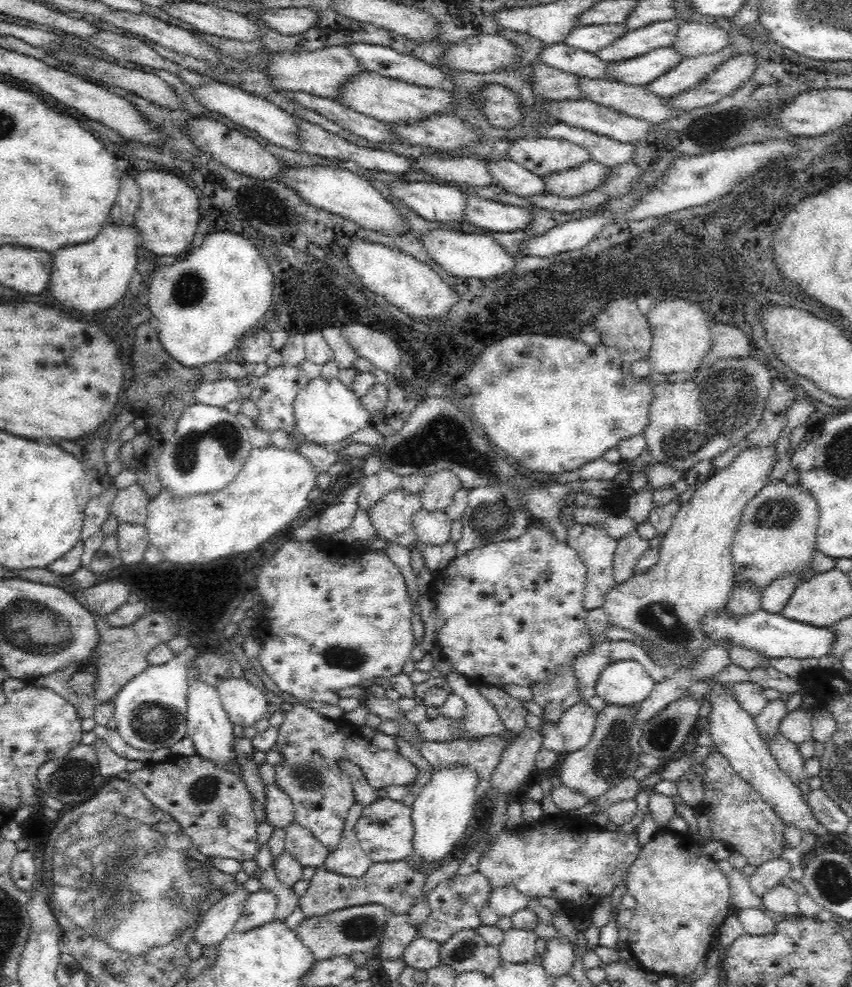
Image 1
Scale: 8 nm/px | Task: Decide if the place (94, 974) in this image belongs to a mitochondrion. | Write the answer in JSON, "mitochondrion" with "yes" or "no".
{"mitochondrion":"no"}

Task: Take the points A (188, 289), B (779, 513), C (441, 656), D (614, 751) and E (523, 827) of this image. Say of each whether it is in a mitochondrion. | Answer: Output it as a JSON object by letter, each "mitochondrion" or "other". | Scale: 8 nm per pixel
{"A":"mitochondrion","B":"mitochondrion","C":"other","D":"mitochondrion","E":"other"}

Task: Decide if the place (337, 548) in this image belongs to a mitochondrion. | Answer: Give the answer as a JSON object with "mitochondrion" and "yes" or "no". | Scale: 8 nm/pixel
{"mitochondrion":"no"}

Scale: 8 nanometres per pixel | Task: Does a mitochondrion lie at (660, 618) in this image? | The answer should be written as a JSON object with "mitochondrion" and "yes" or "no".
{"mitochondrion":"yes"}

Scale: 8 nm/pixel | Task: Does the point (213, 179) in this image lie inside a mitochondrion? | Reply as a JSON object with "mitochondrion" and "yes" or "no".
{"mitochondrion":"no"}

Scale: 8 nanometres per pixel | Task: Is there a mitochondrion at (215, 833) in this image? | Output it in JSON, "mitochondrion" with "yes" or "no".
{"mitochondrion":"no"}

